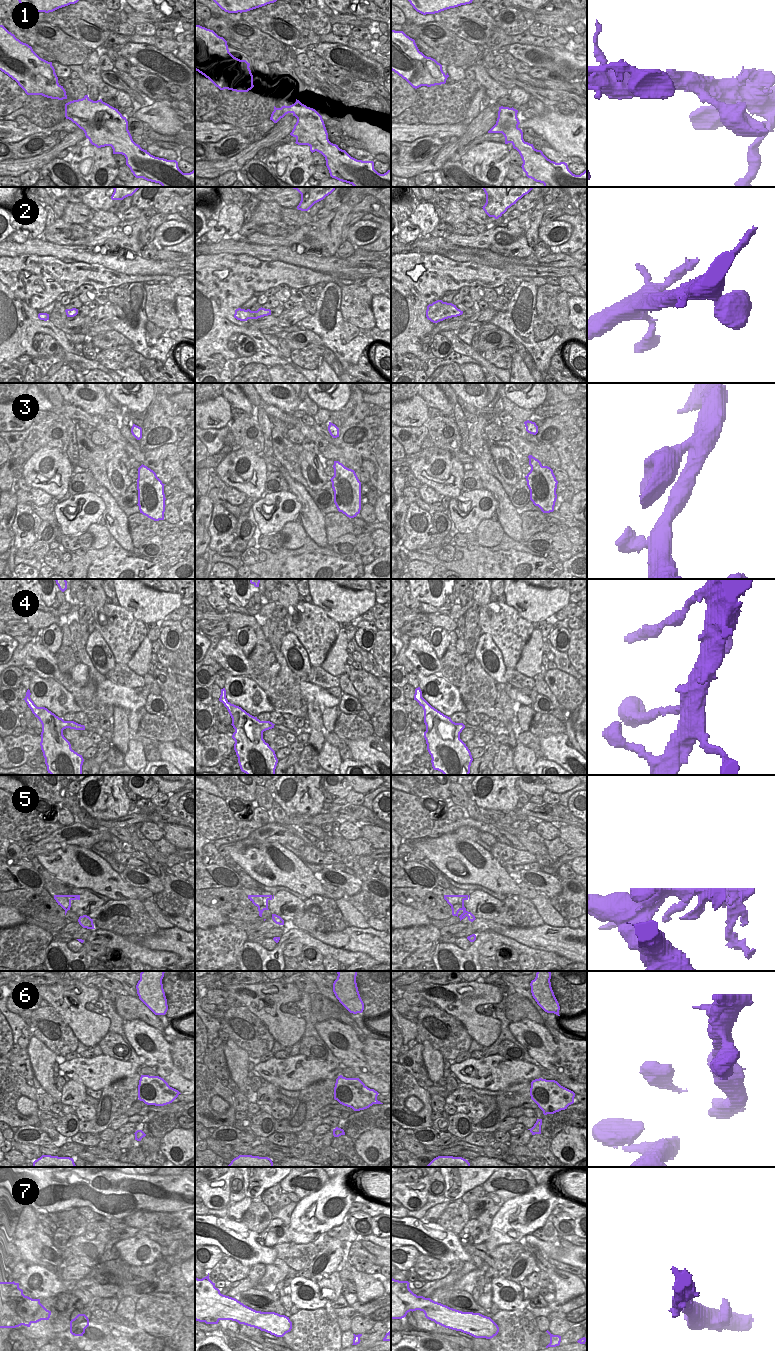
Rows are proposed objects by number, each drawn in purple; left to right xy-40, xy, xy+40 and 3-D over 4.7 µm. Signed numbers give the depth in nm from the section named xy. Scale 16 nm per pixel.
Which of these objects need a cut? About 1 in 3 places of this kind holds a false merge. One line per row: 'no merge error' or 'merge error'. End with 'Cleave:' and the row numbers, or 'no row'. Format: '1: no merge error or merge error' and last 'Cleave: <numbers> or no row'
1: no merge error
2: no merge error
3: no merge error
4: no merge error
5: no merge error
6: no merge error
7: no merge error
Cleave: no row

